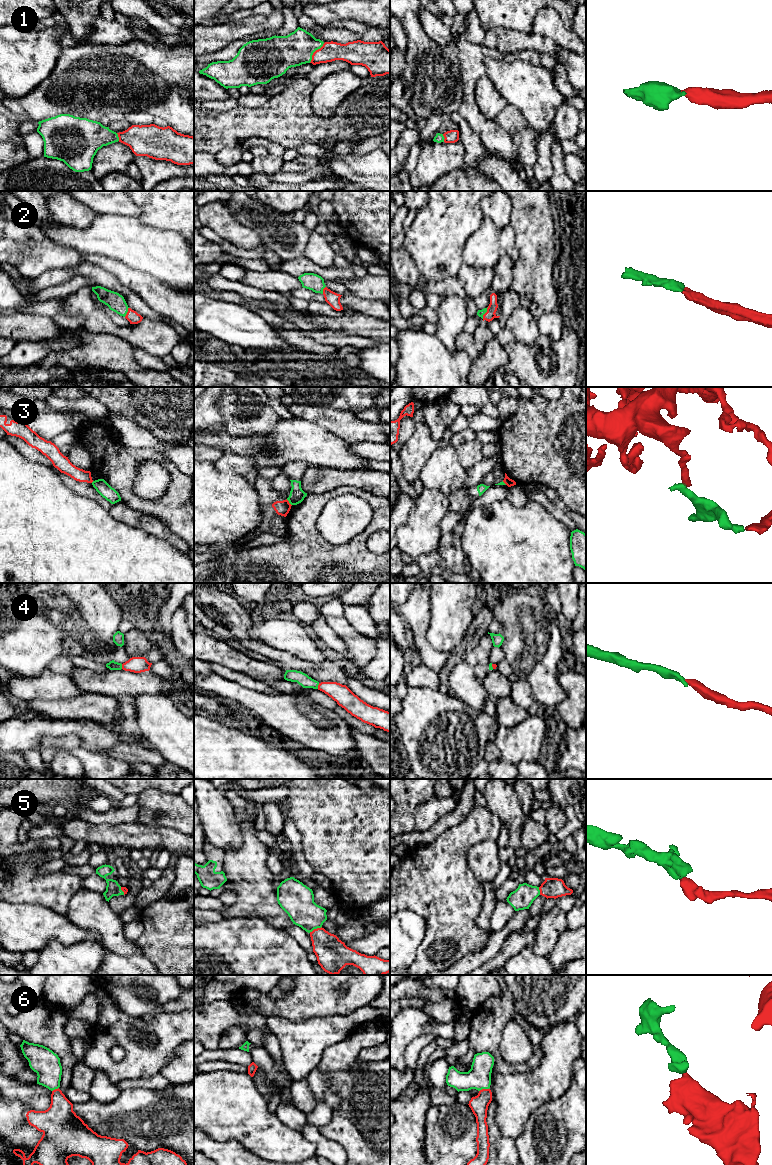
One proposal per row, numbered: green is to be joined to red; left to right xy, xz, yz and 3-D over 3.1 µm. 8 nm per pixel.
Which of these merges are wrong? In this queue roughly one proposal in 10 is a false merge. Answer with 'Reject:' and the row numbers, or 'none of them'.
Reject: none of them

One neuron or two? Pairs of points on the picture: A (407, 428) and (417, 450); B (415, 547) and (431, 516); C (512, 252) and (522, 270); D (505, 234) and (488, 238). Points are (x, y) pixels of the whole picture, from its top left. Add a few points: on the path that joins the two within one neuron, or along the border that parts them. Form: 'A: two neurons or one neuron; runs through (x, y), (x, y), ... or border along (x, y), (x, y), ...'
A: two neurons; border along (416, 422), (413, 433), (402, 443)
B: one neuron; runs through (416, 539), (422, 533), (423, 524)
C: two neurons; border along (515, 236), (517, 259), (514, 263)
D: two neurons; border along (498, 230), (498, 243), (501, 251)

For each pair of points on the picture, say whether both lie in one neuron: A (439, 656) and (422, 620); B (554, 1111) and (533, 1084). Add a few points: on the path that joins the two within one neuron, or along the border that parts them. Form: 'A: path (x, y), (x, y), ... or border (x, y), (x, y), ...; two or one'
A: path (429, 651), (421, 643), (421, 630); one
B: border (567, 1090), (558, 1097), (544, 1102), (529, 1117); two

